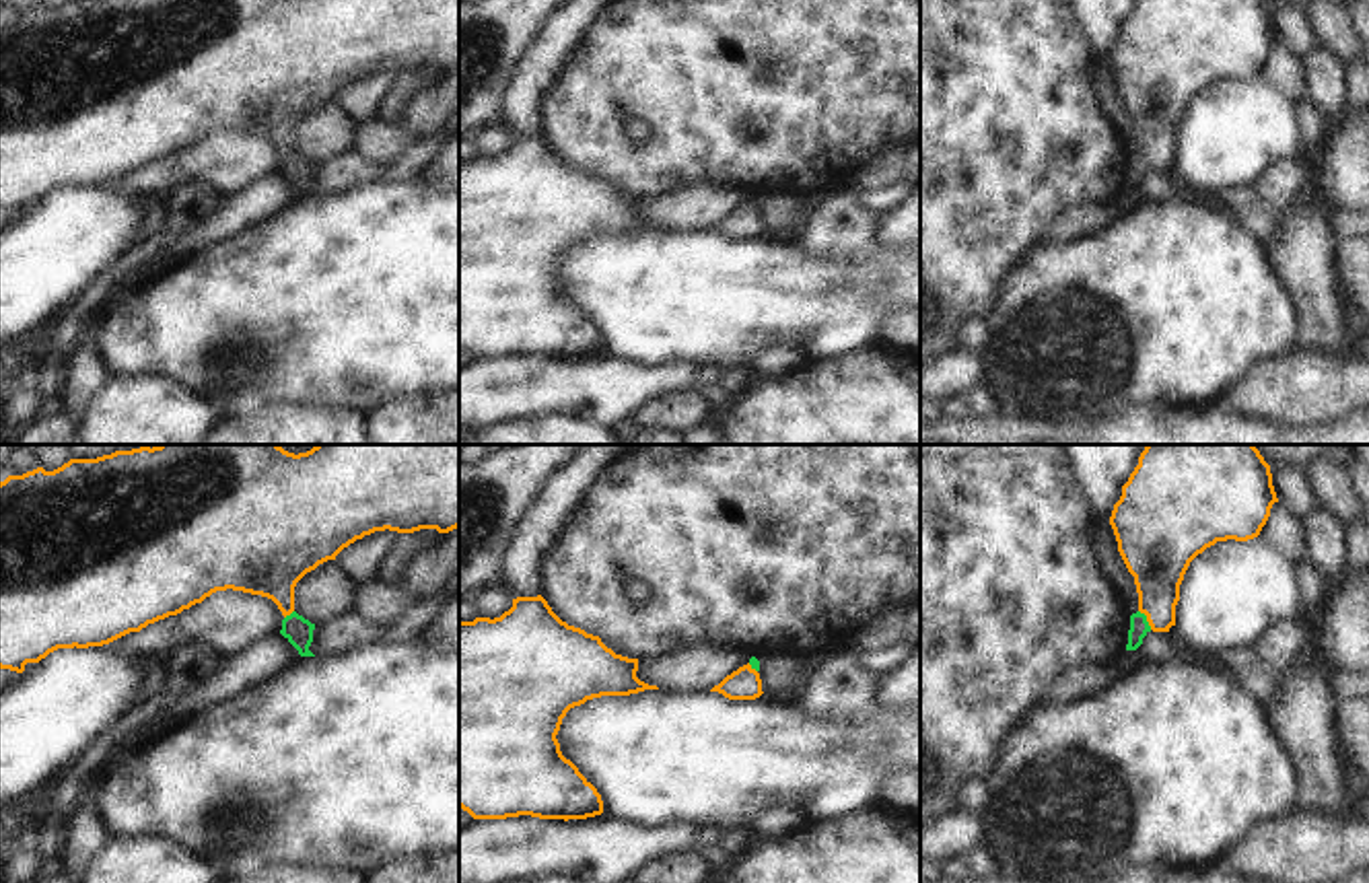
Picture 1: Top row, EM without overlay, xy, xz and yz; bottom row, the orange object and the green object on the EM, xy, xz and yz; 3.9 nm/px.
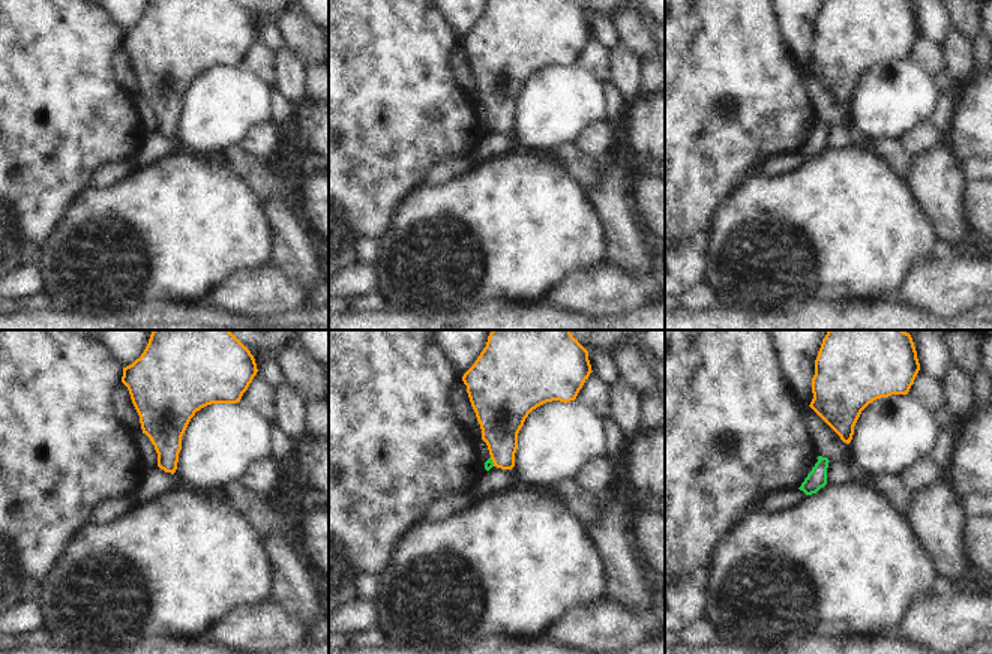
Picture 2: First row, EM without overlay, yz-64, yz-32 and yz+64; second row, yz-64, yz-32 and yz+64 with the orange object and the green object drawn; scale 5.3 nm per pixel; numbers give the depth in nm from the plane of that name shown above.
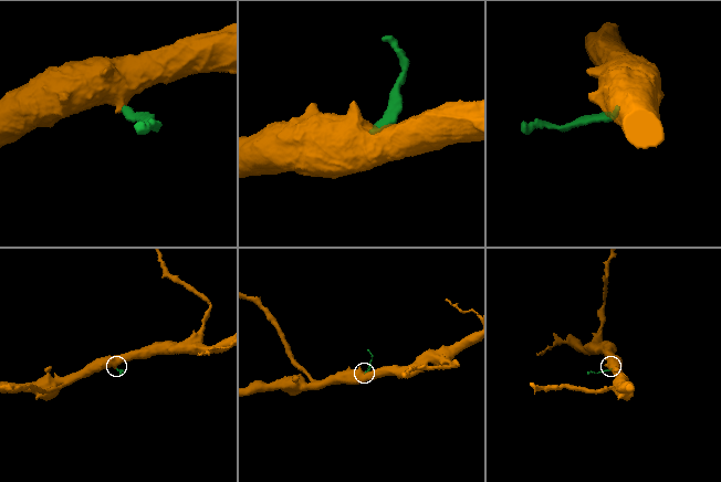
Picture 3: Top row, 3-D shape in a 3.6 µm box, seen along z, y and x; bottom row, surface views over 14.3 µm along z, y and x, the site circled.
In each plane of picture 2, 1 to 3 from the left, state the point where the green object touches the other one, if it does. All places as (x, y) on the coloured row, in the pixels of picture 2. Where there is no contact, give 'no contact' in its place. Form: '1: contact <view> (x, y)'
1: no contact
2: contact yz-32 (492, 461)
3: no contact

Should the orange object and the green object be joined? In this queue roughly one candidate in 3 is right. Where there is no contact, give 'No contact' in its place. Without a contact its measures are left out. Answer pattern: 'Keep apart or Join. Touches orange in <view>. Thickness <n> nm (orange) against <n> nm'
Join. Touches orange in yz. Thickness 240 nm (orange) against 80 nm

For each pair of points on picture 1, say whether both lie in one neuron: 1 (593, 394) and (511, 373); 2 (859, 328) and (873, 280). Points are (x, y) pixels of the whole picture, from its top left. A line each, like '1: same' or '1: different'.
1: same
2: same

